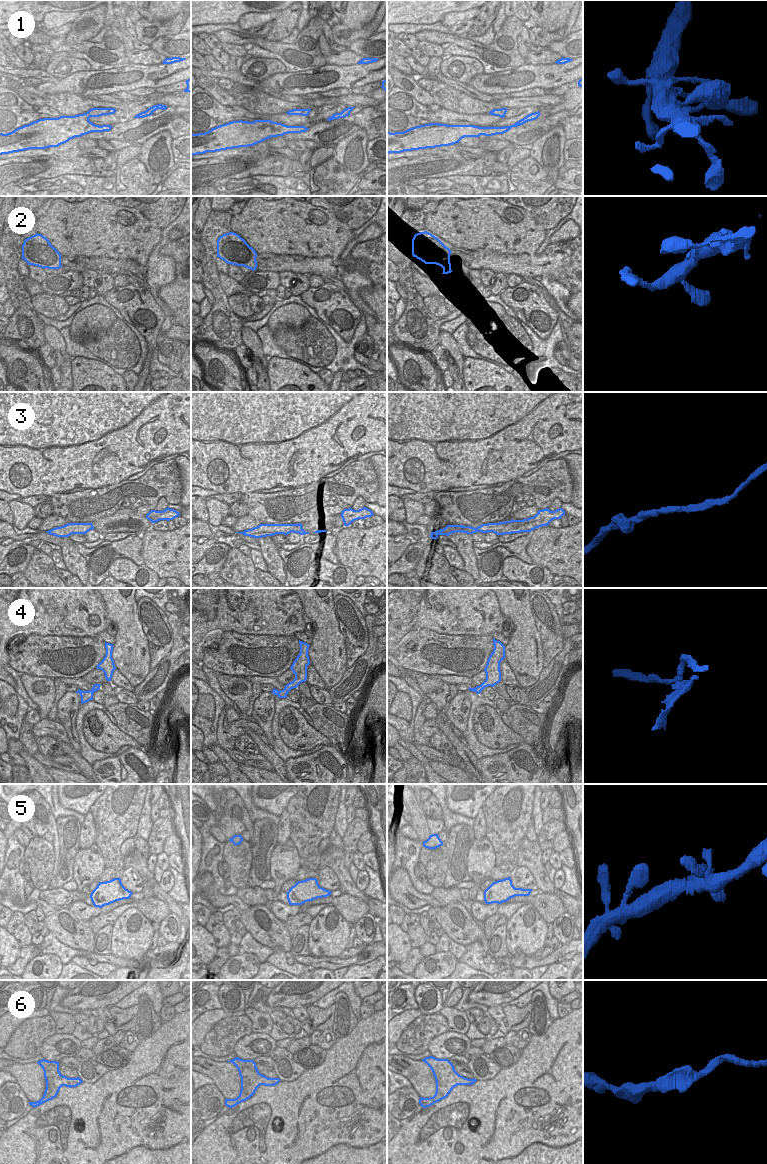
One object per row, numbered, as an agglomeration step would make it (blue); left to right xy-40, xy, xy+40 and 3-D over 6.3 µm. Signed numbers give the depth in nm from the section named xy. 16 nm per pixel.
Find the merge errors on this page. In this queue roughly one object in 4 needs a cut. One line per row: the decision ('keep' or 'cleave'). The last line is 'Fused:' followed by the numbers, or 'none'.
1: keep
2: keep
3: keep
4: keep
5: keep
6: cleave
Fused: 6

